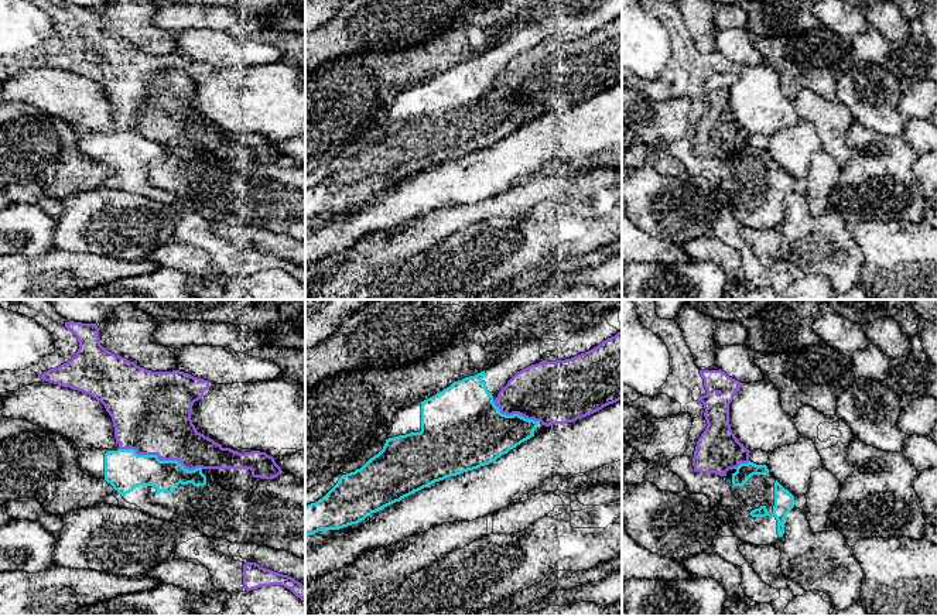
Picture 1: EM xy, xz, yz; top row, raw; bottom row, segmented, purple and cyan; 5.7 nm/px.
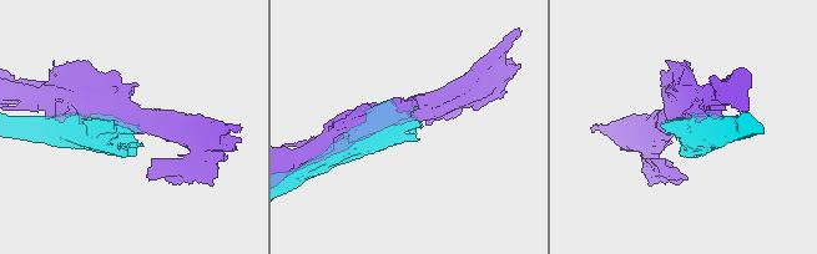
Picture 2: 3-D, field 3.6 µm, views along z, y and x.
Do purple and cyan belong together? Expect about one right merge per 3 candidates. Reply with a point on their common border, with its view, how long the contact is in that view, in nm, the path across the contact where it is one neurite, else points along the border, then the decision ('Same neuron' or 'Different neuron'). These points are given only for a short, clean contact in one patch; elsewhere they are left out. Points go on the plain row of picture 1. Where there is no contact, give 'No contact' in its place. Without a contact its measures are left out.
Touches purple at xy (161, 143). Shared border 500 nm. Different neuron

